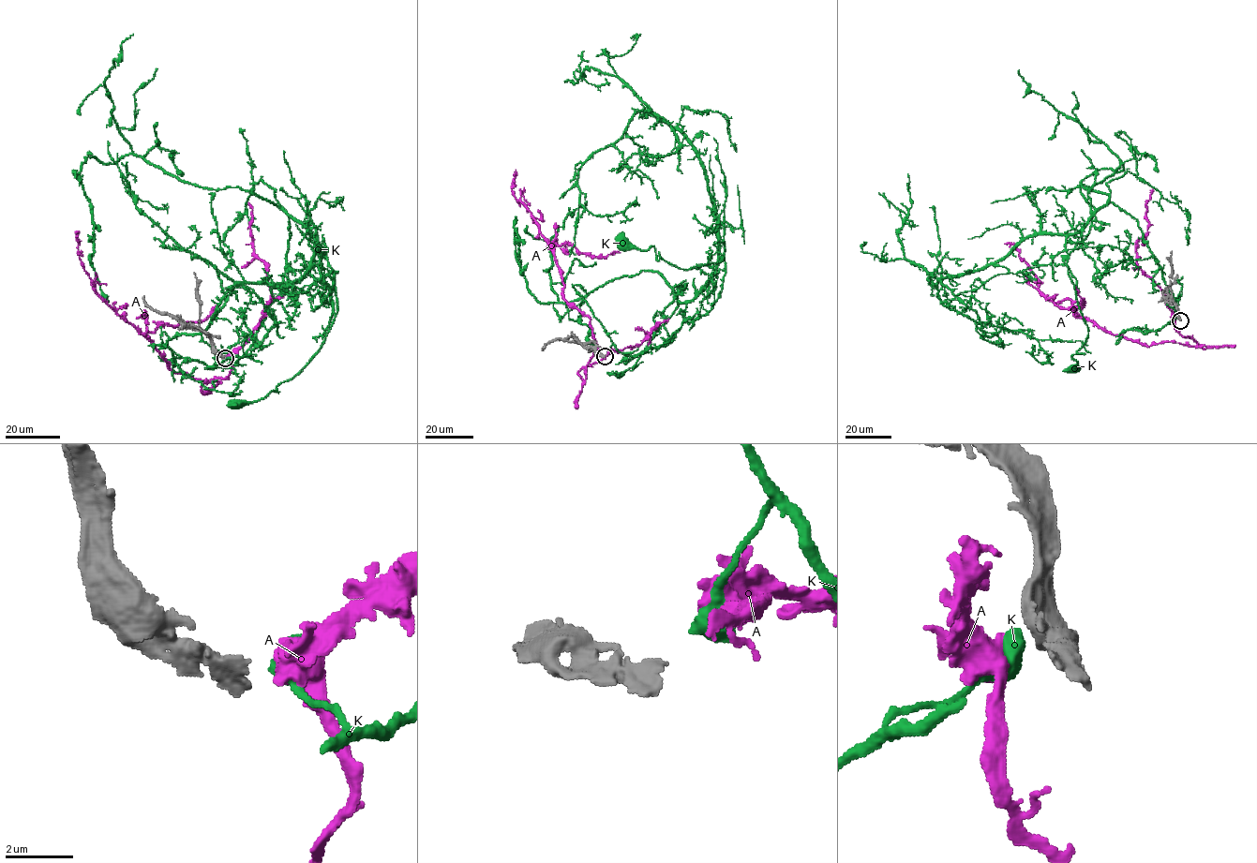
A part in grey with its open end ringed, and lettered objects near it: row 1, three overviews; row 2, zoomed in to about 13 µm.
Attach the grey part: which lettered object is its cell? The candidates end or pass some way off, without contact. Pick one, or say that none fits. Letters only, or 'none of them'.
none of them

